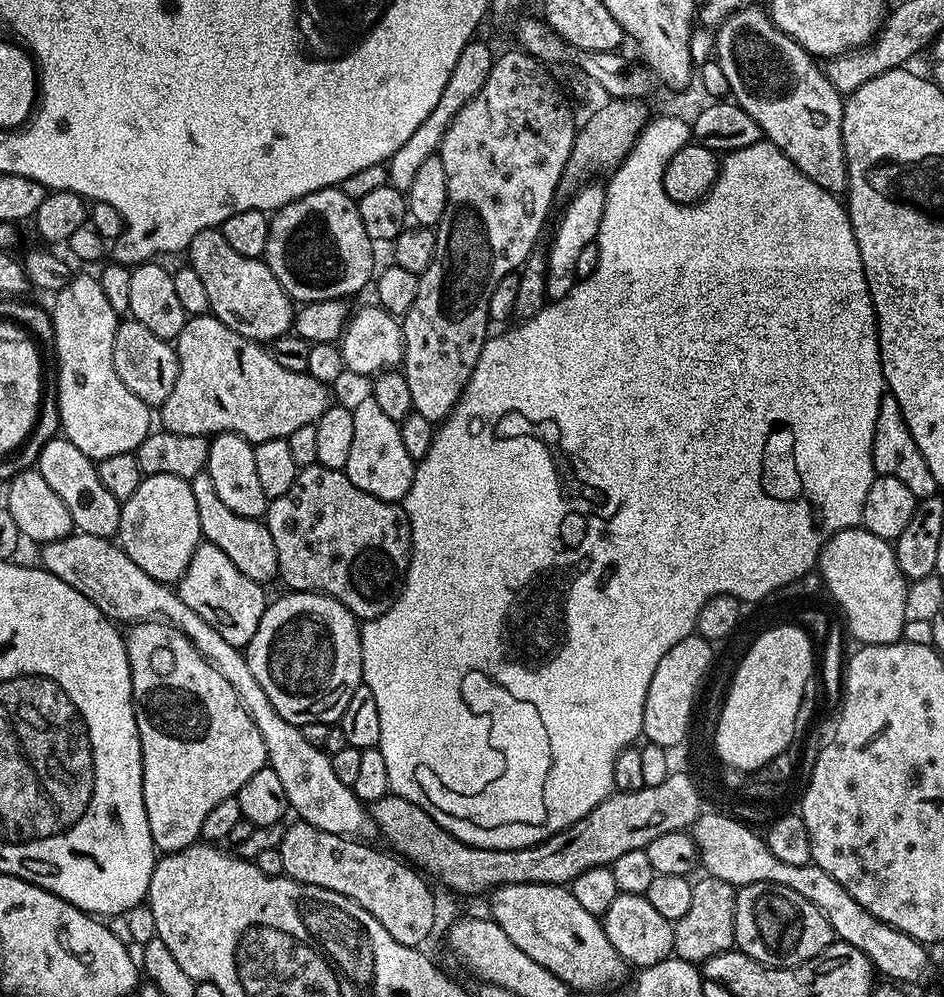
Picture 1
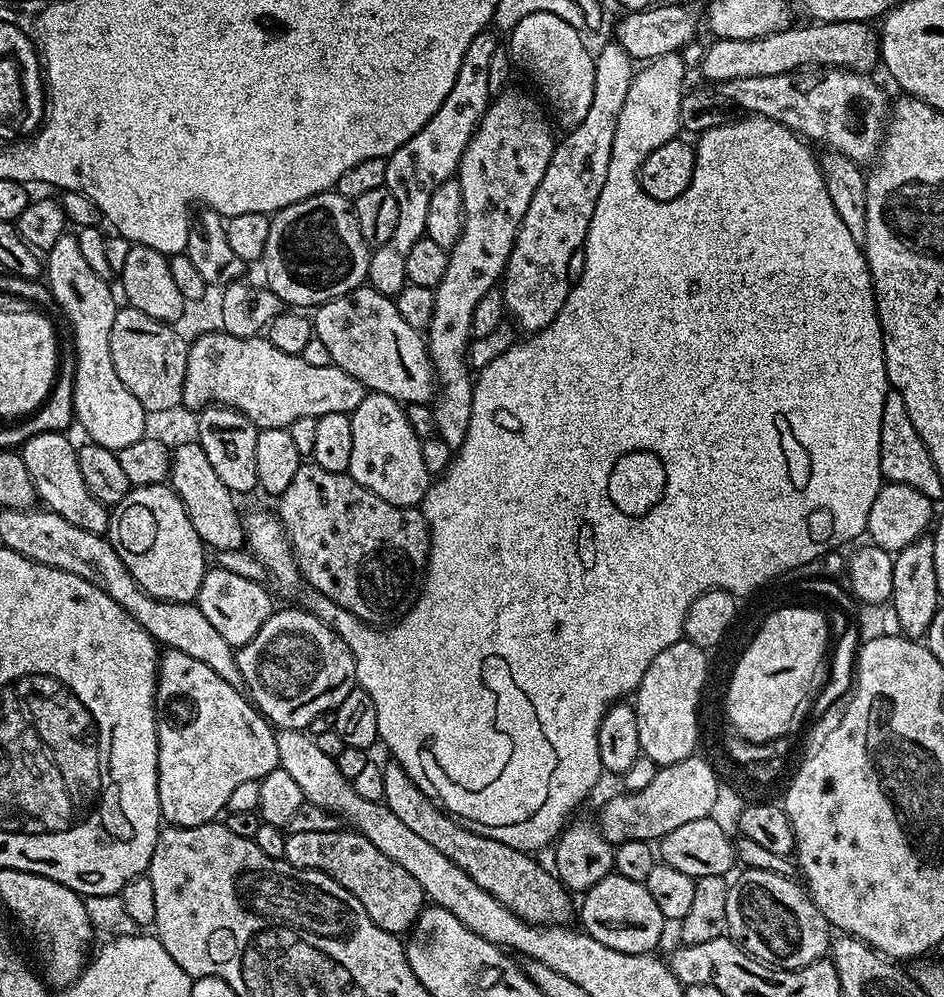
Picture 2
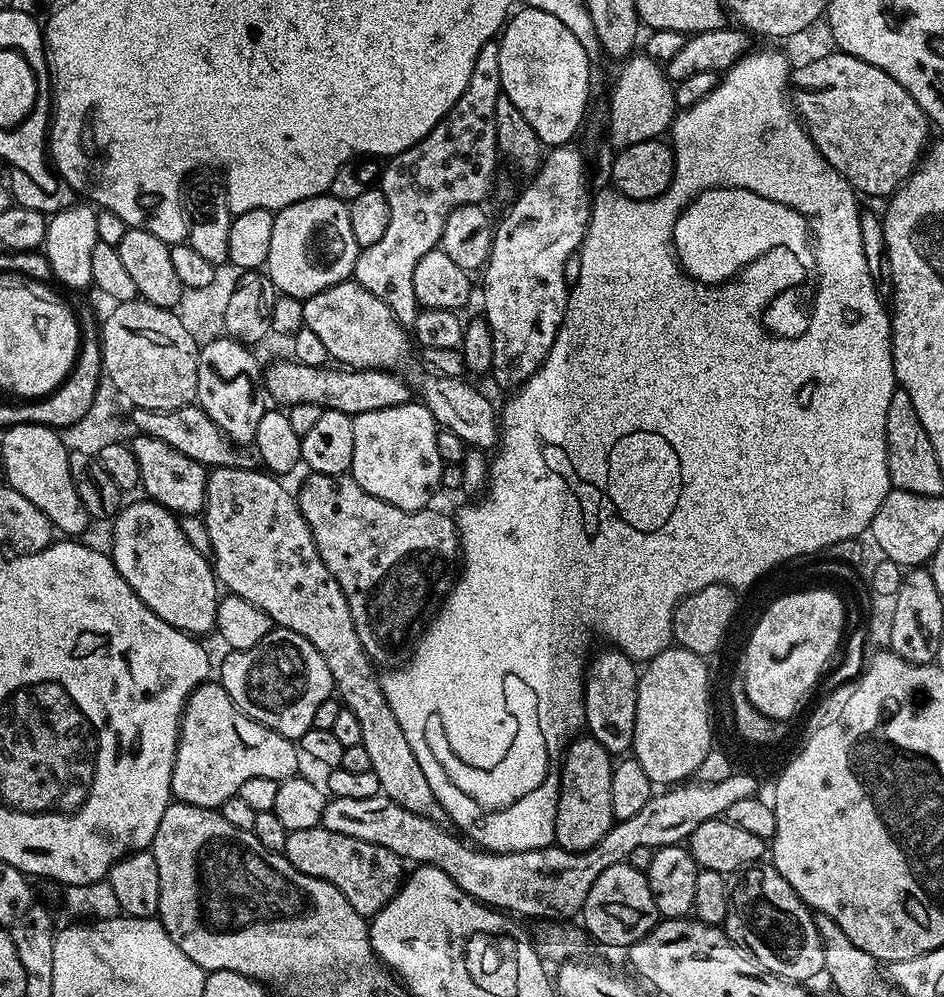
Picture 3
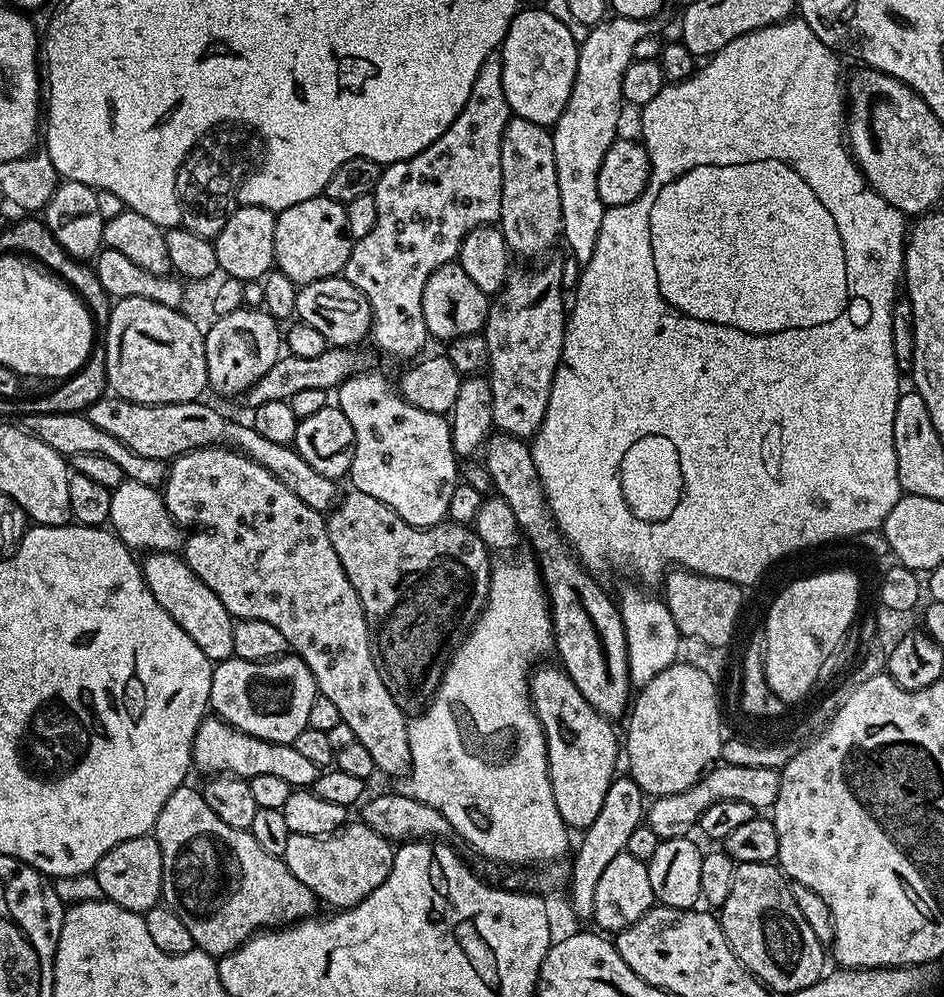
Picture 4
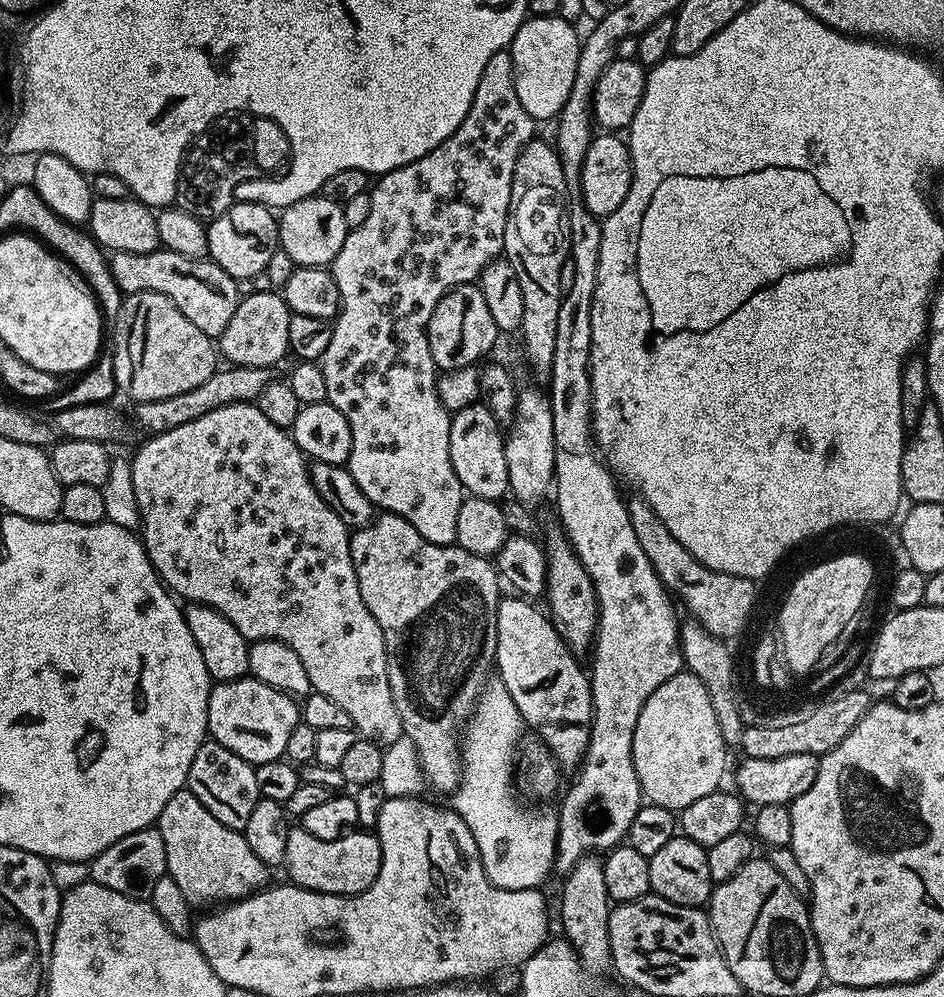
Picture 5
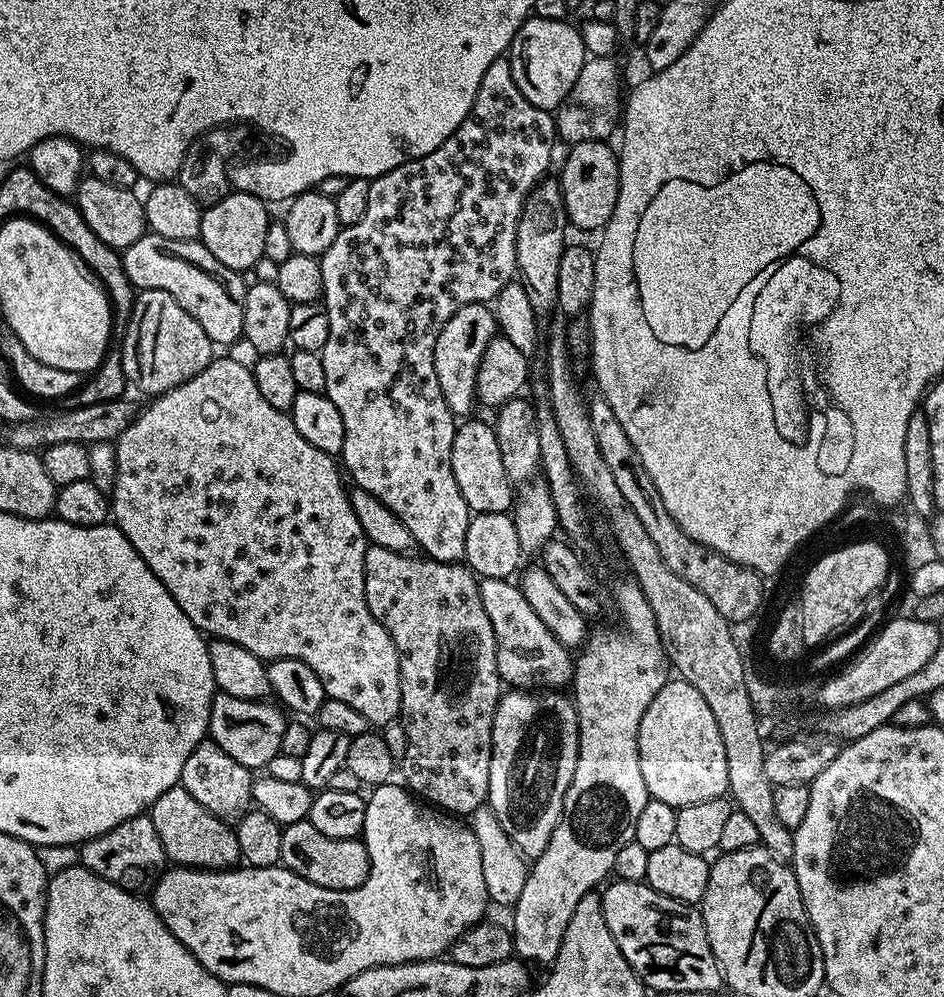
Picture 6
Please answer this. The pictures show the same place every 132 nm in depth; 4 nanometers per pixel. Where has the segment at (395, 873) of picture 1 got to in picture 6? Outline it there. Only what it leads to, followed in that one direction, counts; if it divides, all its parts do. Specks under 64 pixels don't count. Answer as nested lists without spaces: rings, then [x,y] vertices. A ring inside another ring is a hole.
[[[309,820],[294,822],[284,828],[280,864],[306,878],[306,882],[314,882],[314,886],[326,886],[330,890],[354,890],[362,886],[370,870],[370,858],[363,839],[326,838],[326,834],[314,830]]]

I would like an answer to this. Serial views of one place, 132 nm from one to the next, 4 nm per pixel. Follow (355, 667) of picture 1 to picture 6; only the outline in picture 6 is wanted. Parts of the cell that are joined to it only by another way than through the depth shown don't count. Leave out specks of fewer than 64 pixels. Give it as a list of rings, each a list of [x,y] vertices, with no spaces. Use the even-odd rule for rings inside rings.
[[[217,691],[210,706],[208,723],[210,739],[217,743],[230,758],[234,758],[235,762],[240,762],[242,766],[251,770],[267,769],[270,758],[277,756],[282,746],[282,730],[286,723],[286,716],[275,703],[272,703],[273,705],[268,703],[264,700],[234,698],[230,694]]]

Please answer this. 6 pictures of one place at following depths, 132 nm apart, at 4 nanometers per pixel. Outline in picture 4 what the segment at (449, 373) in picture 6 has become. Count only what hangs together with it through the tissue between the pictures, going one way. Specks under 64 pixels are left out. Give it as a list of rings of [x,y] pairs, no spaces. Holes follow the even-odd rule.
[[[458,262],[443,264],[426,278],[426,286],[422,289],[422,318],[426,318],[426,330],[433,341],[451,342],[463,336],[474,336],[484,331],[484,323],[488,317],[490,303],[489,293],[478,290],[478,285],[466,275],[466,270]]]

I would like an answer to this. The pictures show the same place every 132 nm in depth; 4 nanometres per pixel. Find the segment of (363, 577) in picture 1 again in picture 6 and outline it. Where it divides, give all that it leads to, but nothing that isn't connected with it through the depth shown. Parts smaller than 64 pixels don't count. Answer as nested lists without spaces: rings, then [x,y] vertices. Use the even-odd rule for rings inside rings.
[[[373,544],[366,550],[364,559],[364,597],[366,606],[370,606],[370,614],[390,634],[400,659],[400,689],[402,702],[400,703],[400,716],[404,725],[404,733],[408,739],[408,749],[404,751],[404,780],[409,792],[415,794],[421,801],[435,806],[449,814],[460,818],[471,817],[473,812],[485,807],[488,799],[488,783],[490,782],[490,758],[492,757],[492,723],[496,713],[496,704],[502,695],[502,681],[498,674],[496,661],[496,639],[494,626],[490,626],[490,618],[486,618],[486,610],[482,610],[480,597],[480,580],[471,568],[463,563],[447,564],[437,560],[429,560],[420,554],[405,554],[386,550],[382,546]]]

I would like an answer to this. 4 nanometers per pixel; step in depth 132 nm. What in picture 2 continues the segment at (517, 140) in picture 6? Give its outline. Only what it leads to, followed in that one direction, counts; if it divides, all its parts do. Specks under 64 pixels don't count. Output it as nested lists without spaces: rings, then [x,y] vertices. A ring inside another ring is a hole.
[[[492,30],[474,34],[470,46],[466,46],[462,66],[458,66],[458,78],[454,78],[454,86],[450,94],[446,94],[446,102],[438,106],[422,130],[405,140],[404,145],[386,159],[384,187],[394,194],[398,202],[398,223],[388,241],[371,249],[367,278],[367,283],[383,296],[395,297],[397,292],[403,290],[406,283],[406,254],[410,254],[410,246],[414,246],[414,242],[425,239],[426,210],[430,210],[430,198],[434,190],[442,186],[442,182],[453,179],[459,173],[462,154],[493,99],[494,93],[490,90],[490,57],[498,47],[495,35],[497,33]],[[368,392],[352,413],[354,447],[348,475],[370,494],[403,508],[417,507],[430,487],[430,477],[422,462],[420,436],[410,426],[405,405],[386,394]]]

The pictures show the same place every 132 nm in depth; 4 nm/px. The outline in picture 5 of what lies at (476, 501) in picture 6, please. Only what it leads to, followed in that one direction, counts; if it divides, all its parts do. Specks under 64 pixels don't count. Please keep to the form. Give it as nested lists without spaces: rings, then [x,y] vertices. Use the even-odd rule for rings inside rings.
[[[484,402],[466,406],[466,410],[451,413],[451,417],[450,462],[454,466],[454,474],[458,474],[458,482],[467,495],[497,502],[503,500],[509,495],[510,489],[504,453],[505,433],[502,431],[501,421],[494,418]]]

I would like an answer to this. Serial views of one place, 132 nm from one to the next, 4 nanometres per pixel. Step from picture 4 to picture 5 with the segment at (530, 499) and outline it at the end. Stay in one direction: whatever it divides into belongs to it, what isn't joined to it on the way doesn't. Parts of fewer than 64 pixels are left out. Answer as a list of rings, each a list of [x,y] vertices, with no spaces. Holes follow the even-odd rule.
[[[554,526],[546,536],[545,557],[547,558],[547,586],[546,601],[550,604],[550,616],[559,630],[568,648],[578,658],[585,657],[596,635],[596,622],[599,619],[599,608],[596,605],[596,591],[590,576],[582,566],[581,560],[576,556],[568,543],[563,531]]]

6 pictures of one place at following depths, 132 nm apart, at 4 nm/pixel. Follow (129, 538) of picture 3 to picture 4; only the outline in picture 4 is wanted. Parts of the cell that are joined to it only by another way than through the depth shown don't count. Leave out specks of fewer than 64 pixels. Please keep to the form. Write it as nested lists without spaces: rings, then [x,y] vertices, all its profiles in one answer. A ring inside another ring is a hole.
[[[154,552],[145,555],[142,567],[146,586],[150,586],[150,594],[158,598],[158,606],[162,606],[162,610],[166,610],[166,614],[170,614],[170,618],[174,618],[174,622],[178,622],[178,626],[182,626],[182,630],[186,630],[186,634],[198,642],[202,654],[213,662],[231,660],[234,617],[228,613],[226,606],[222,606],[218,594],[214,594],[214,590],[210,590],[210,586],[206,586],[206,582],[202,582],[202,578],[198,578],[198,574],[190,570],[187,562],[177,553]]]

